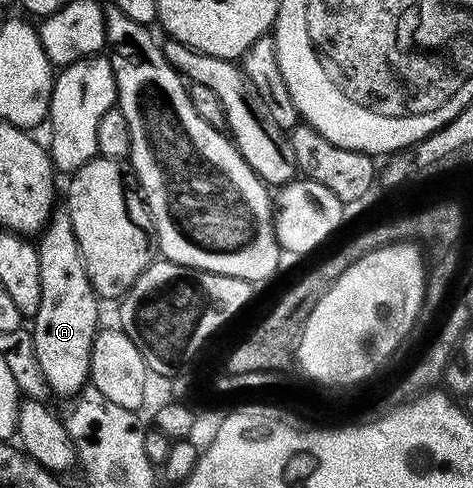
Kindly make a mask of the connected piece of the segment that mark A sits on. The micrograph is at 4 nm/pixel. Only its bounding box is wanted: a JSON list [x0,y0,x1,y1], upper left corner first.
[30,211,101,399]

